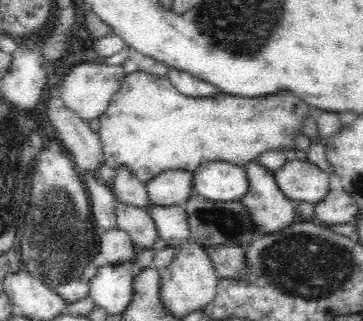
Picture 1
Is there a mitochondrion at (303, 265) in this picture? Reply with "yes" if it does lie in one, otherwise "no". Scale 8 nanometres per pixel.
yes

